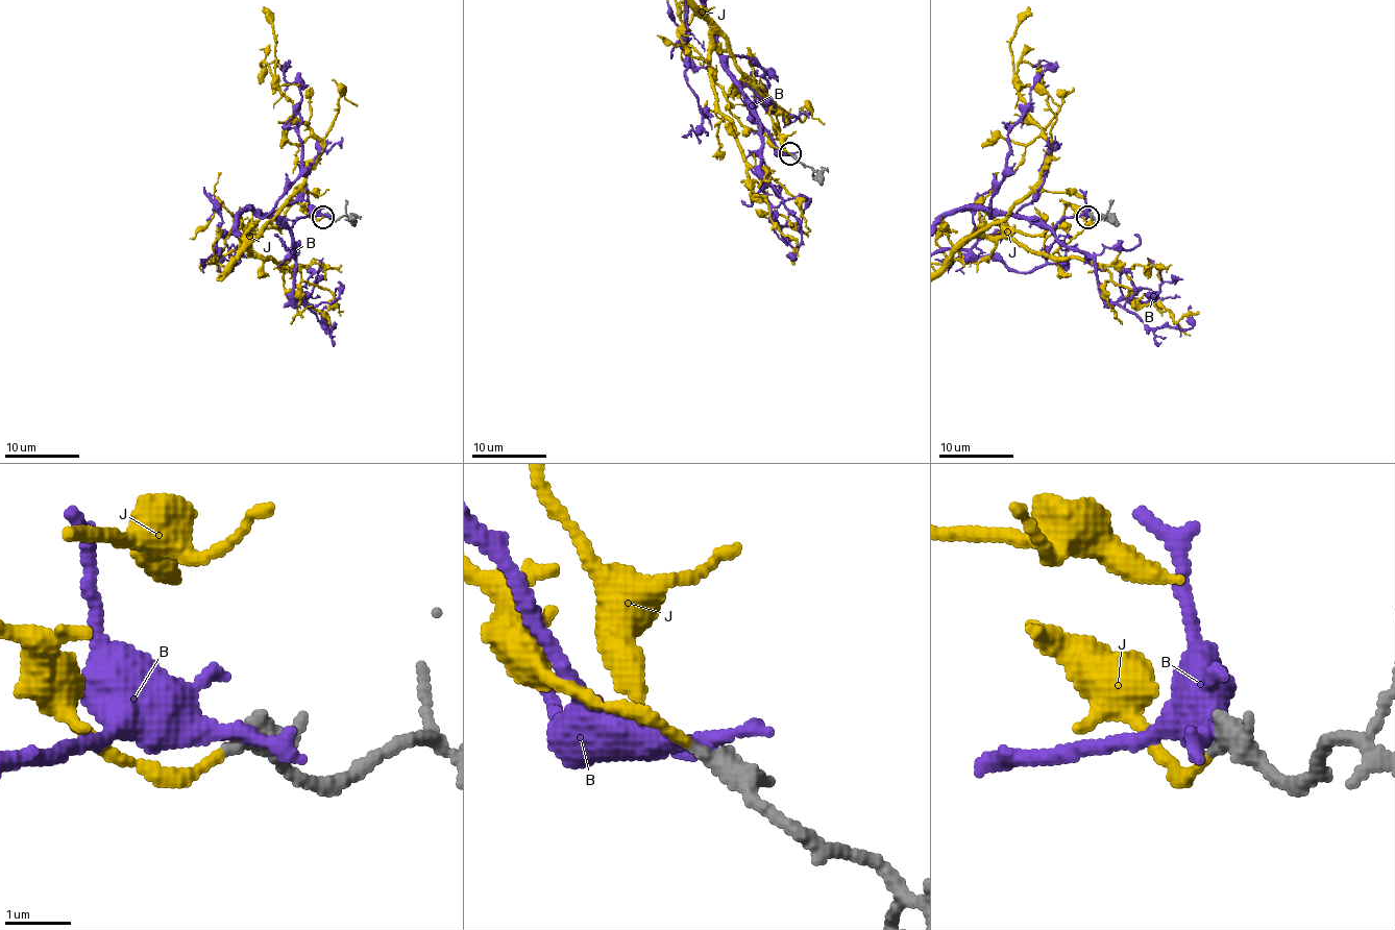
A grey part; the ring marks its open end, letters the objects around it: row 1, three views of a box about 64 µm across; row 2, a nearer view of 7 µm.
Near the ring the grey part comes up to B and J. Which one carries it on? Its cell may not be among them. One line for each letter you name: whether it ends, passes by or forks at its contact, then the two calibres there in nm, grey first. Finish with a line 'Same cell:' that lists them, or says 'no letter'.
J: it ends there; 280 nm thick on the grey side, 150 nm on the other
Same cell: J

